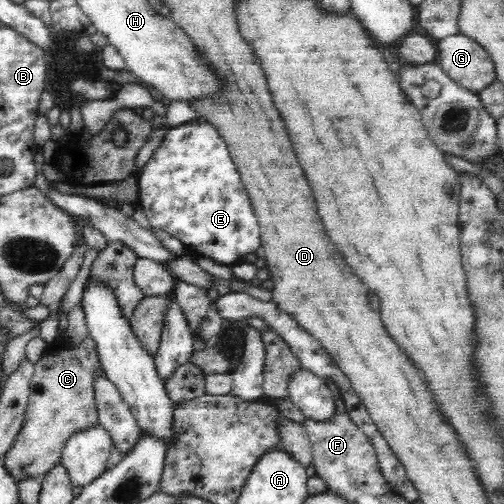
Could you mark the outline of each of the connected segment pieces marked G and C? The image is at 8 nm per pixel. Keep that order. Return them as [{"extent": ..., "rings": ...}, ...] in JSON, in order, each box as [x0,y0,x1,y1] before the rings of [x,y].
[{"extent":[435,34,497,94],"rings":[[[464,34],[435,42],[436,63],[442,71],[462,88],[480,94],[497,80],[495,66],[481,44]]]},{"extent":[2,336,99,483],"rings":[[[90,336],[78,345],[70,345],[65,341],[49,343],[44,356],[35,362],[35,372],[30,382],[30,394],[28,394],[28,404],[26,404],[21,429],[18,430],[12,446],[2,456],[6,471],[17,483],[28,478],[41,480],[47,471],[61,462],[60,454],[70,436],[99,424],[97,404],[94,400],[96,393],[93,388],[98,364],[97,348]]]}]

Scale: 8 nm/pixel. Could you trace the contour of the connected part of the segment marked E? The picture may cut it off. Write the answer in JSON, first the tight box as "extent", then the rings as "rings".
{"extent":[138,119,261,267],"rings":[[[206,119],[170,127],[162,146],[141,168],[138,179],[138,206],[146,214],[151,228],[160,228],[182,241],[187,250],[231,267],[256,256],[261,247],[261,228],[250,197],[231,159],[229,148],[217,128]]]}

